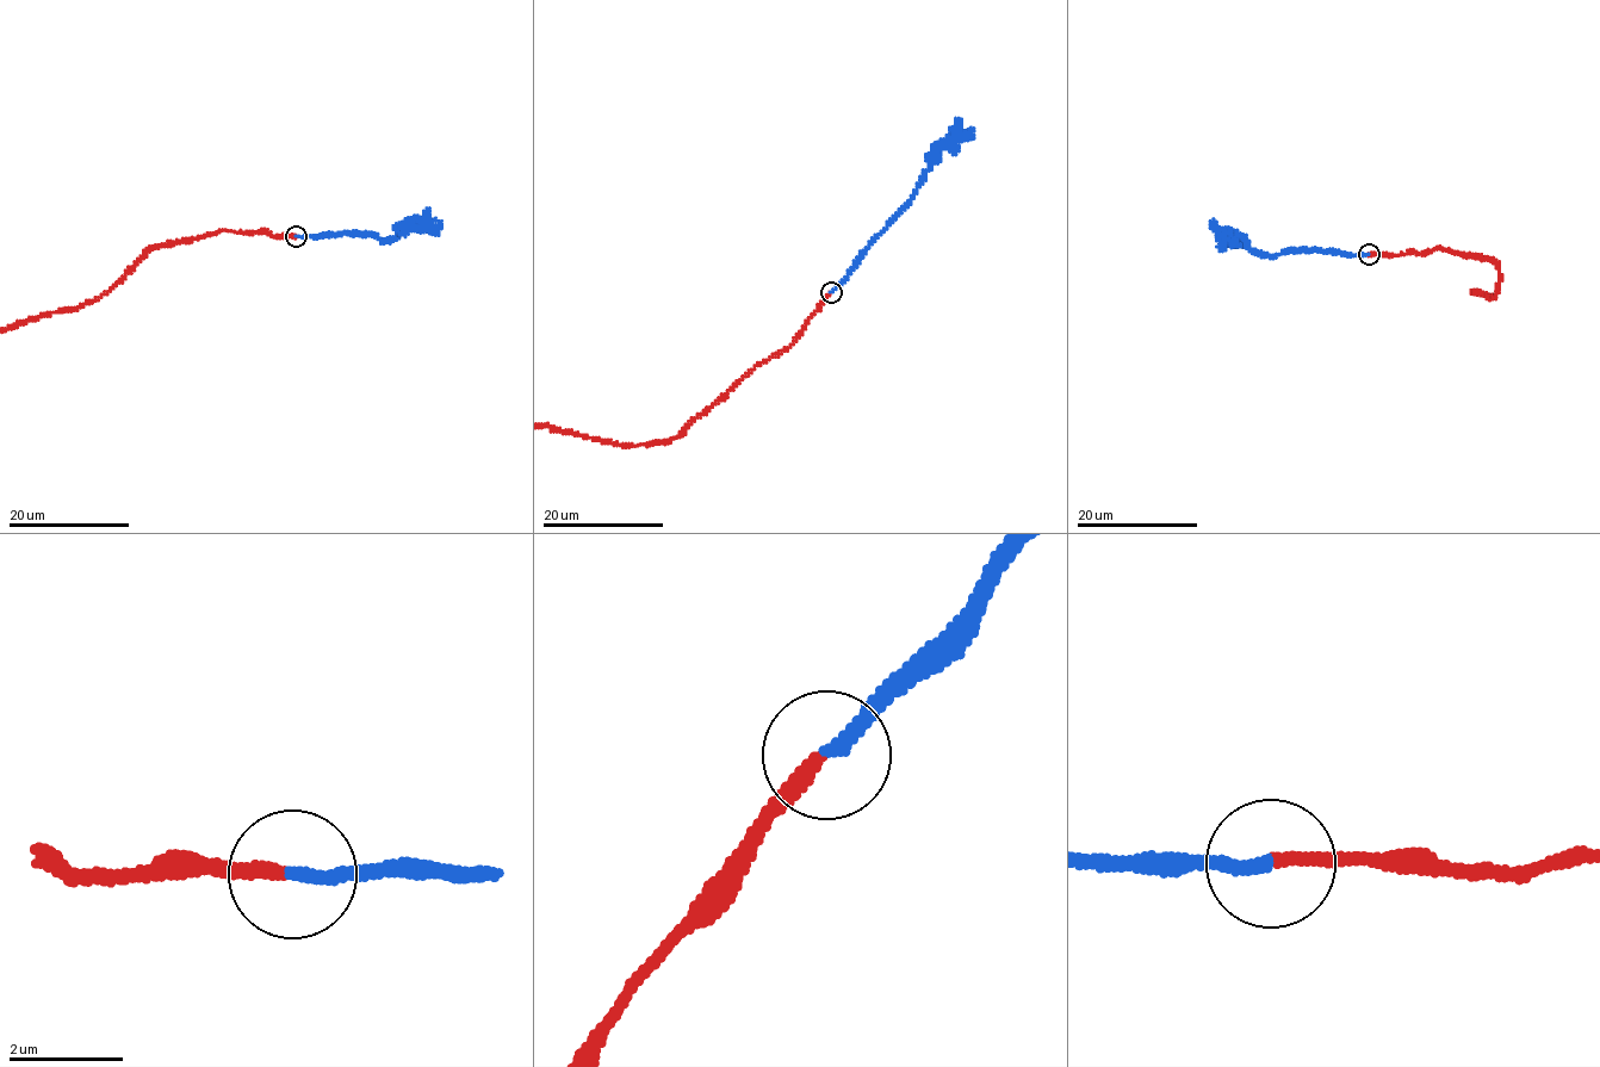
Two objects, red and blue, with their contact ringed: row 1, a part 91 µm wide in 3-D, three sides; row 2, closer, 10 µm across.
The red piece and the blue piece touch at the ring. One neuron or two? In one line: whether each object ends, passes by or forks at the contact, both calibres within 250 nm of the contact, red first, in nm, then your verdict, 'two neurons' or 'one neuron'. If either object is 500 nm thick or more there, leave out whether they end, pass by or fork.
red ends | blue ends | 240/240 nm | one neuron

